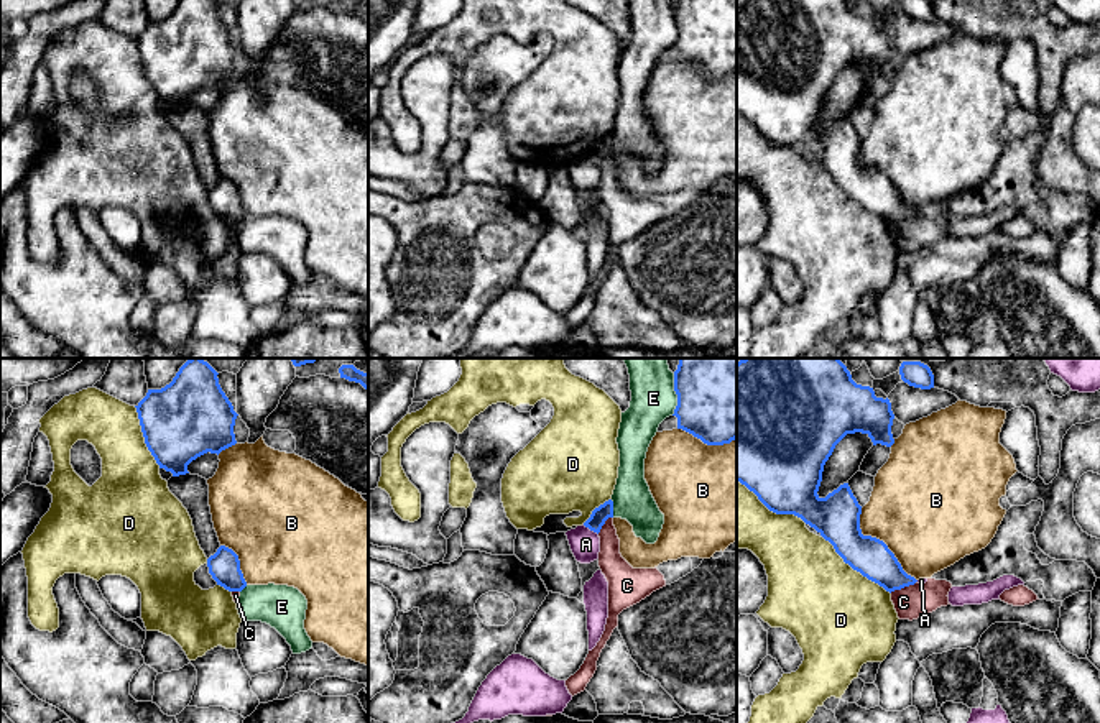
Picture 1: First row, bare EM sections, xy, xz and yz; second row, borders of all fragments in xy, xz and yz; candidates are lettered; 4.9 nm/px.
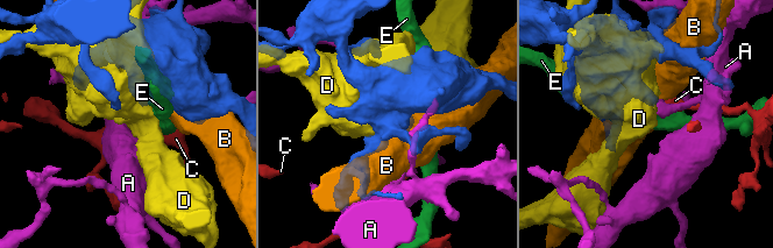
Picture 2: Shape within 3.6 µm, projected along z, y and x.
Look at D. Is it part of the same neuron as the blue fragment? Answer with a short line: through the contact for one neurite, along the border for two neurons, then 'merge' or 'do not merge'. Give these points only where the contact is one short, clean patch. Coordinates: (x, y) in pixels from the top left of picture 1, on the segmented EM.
do not merge

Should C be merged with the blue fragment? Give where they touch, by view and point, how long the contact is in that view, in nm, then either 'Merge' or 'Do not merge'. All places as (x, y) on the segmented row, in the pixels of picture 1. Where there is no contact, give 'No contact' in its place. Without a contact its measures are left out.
Touches blue at yz (903, 587). Shared border 150 nm. Do not merge

